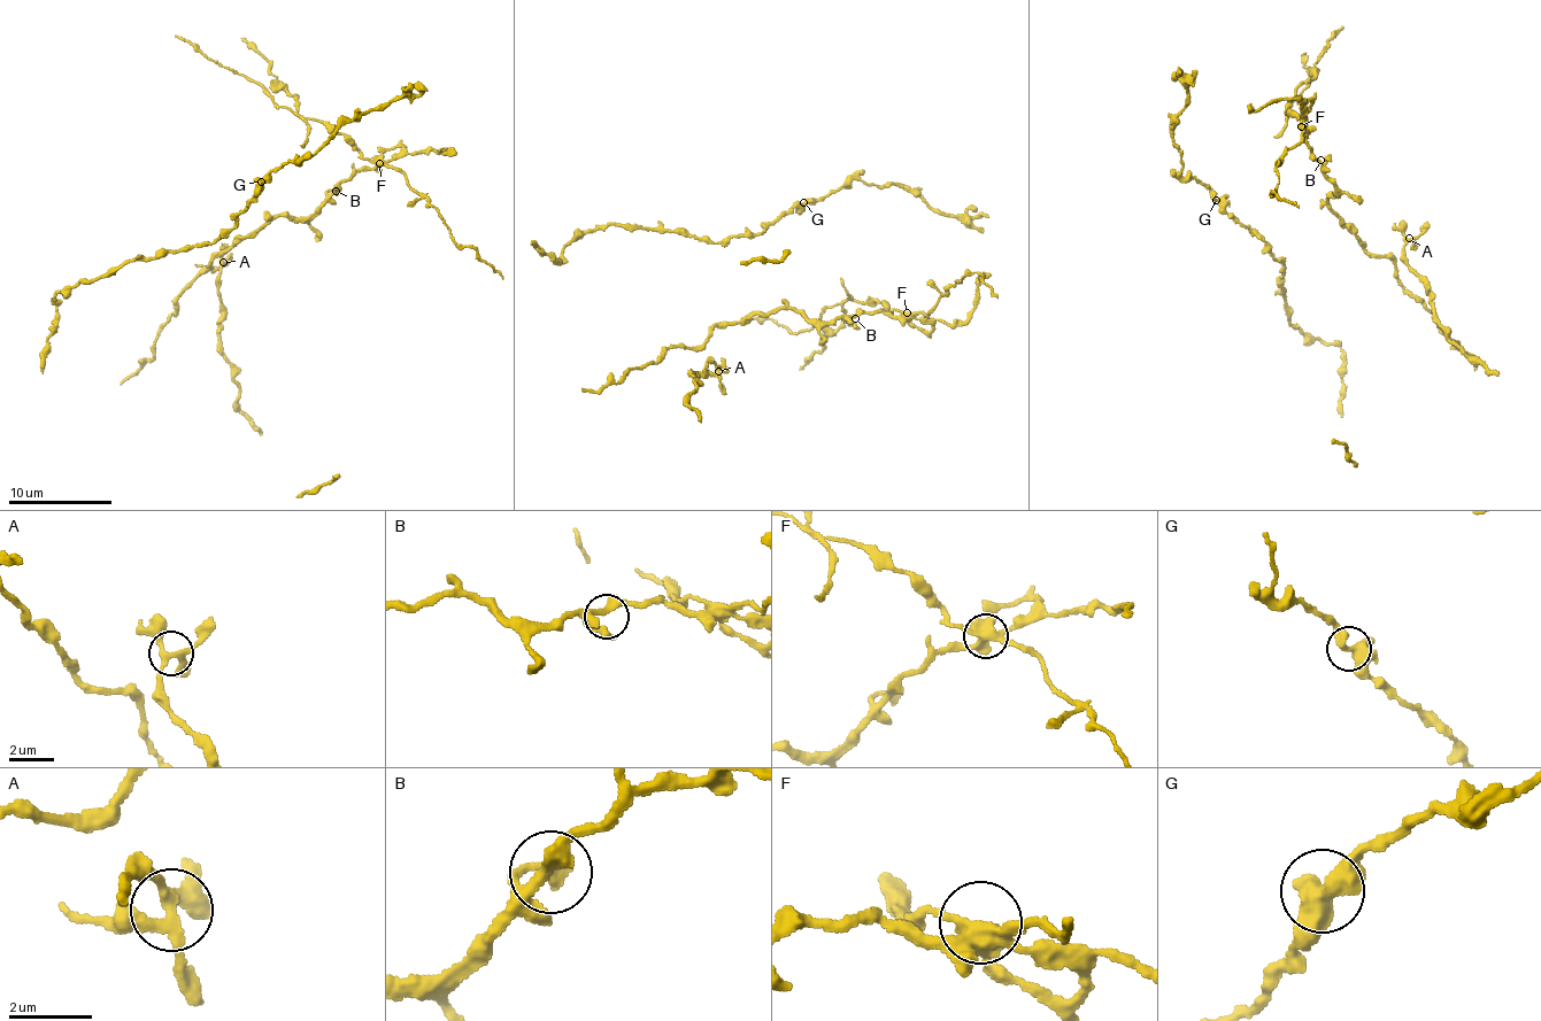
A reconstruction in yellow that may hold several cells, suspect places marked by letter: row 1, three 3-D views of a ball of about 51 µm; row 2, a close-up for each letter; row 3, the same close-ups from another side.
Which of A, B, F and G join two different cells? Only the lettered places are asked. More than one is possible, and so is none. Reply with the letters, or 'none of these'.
F

